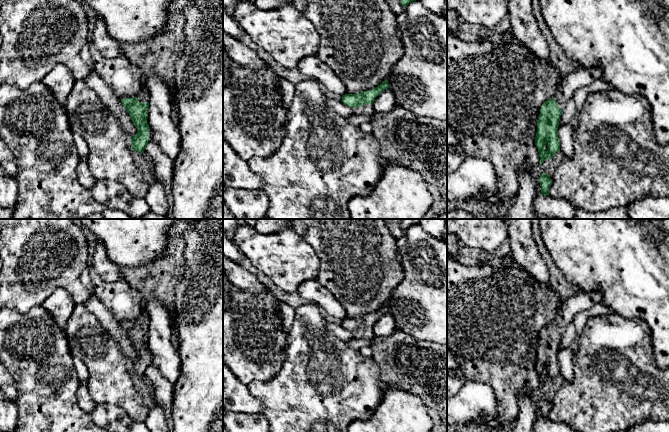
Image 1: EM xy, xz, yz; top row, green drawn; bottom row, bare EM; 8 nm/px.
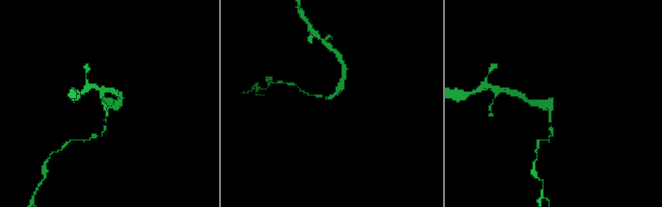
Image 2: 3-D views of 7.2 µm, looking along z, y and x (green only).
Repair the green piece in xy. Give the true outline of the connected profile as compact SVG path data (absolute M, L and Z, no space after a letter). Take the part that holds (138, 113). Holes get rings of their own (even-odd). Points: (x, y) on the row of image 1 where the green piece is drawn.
M144 83L141 92L137 97L122 98L121 103L126 108L133 124L138 129L136 135L130 138L132 144L131 150L136 150L137 152L144 153L144 150L150 140L149 125L147 123L149 96Z

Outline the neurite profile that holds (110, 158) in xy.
M76 80L67 98L65 111L72 132L80 134L89 147L88 165L92 176L96 180L117 181L124 185L132 196L144 198L150 185L144 178L143 168L134 162L133 152L127 145L128 136L117 117L84 80Z

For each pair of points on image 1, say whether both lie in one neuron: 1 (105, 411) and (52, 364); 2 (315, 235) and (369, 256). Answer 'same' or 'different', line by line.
1: different
2: same

